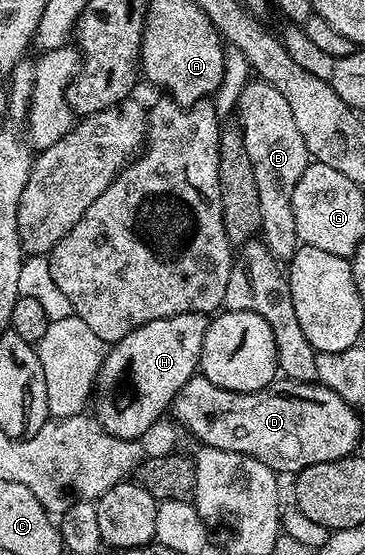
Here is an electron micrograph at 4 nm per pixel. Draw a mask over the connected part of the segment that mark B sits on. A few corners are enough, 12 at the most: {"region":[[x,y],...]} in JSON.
{"region":[[254,80],[237,121],[253,162],[261,239],[287,263],[300,246],[293,187],[309,154],[285,95]]}

